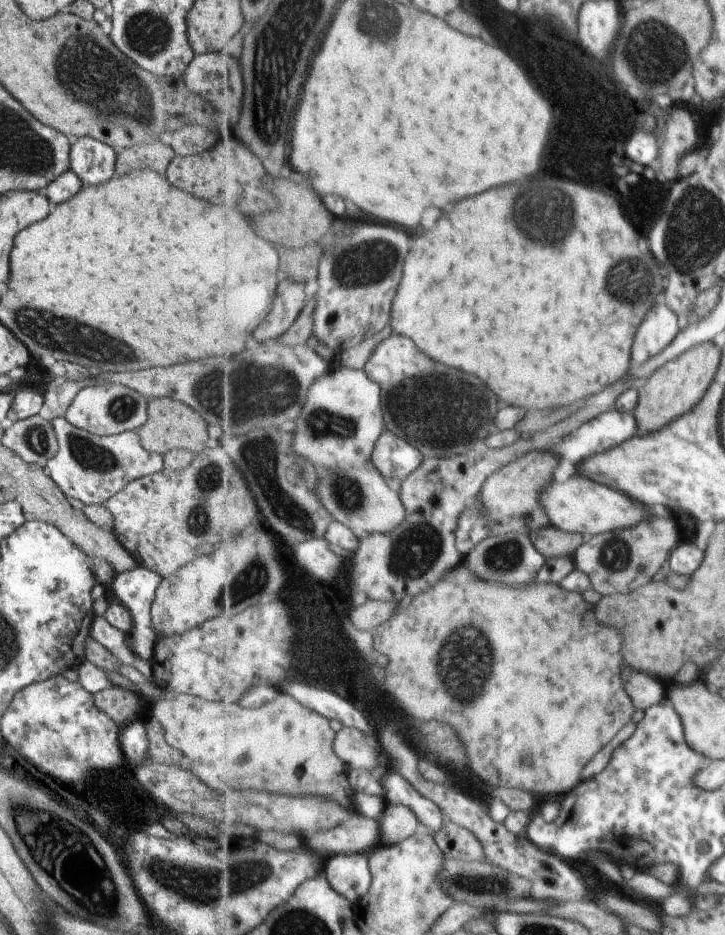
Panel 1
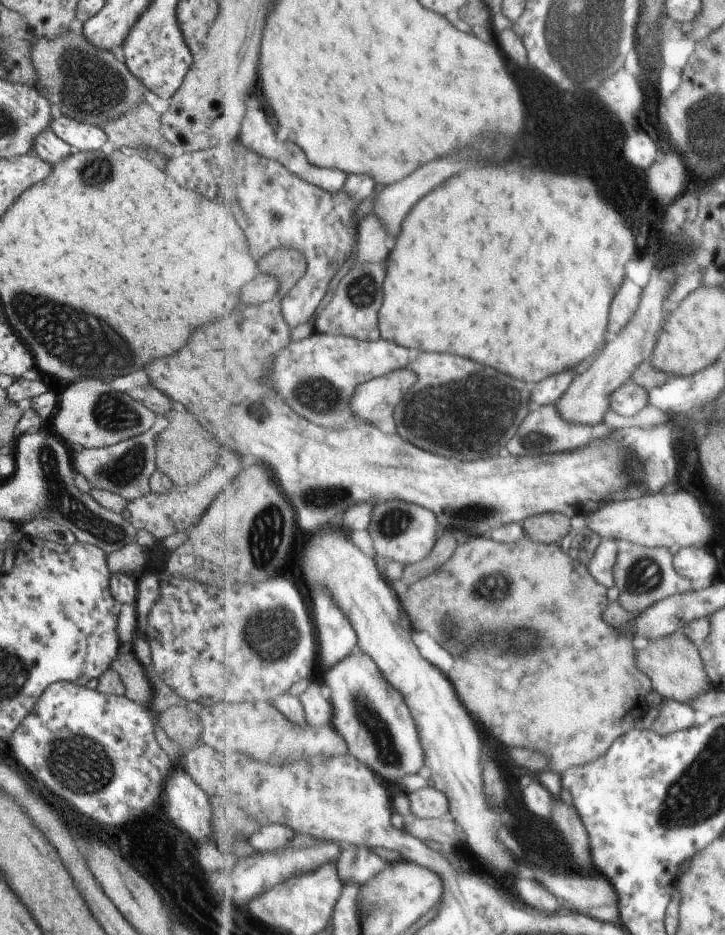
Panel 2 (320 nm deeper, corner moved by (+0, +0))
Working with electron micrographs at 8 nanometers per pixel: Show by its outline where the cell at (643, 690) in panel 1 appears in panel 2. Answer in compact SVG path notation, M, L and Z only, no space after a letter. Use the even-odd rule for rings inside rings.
M668 699L658 711L659 717L655 720L652 730L655 730L655 732L661 734L661 736L667 736L667 734L672 734L673 732L695 727L695 712L686 704Z

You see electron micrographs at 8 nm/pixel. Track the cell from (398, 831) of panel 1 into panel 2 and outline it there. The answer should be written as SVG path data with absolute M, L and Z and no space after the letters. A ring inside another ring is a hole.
M433 784L425 789L409 793L409 806L417 819L439 819L450 812L450 803L445 794Z

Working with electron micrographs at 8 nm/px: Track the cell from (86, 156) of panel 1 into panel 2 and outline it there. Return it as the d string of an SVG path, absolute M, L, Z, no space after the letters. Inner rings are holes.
M67 116L51 118L49 130L73 151L101 150L101 146L107 140L100 127L91 126L87 122L77 122Z

